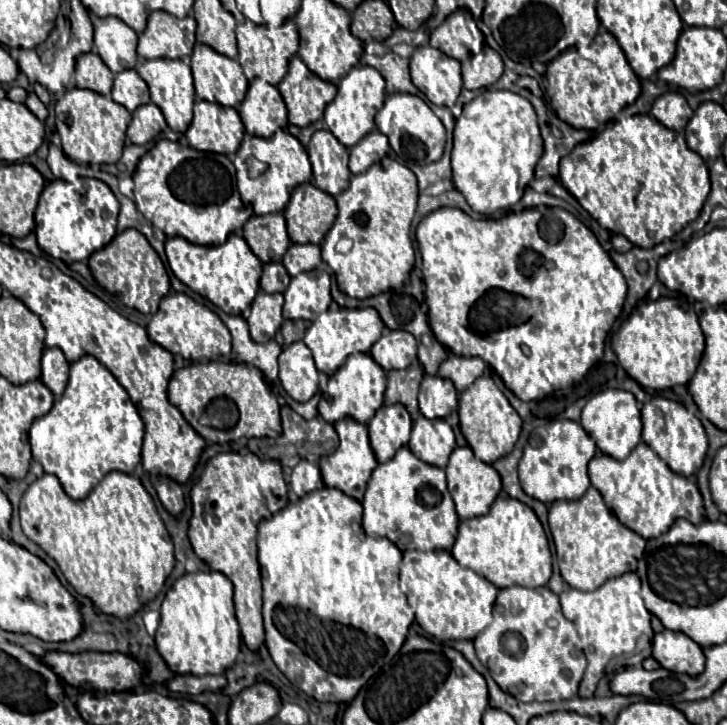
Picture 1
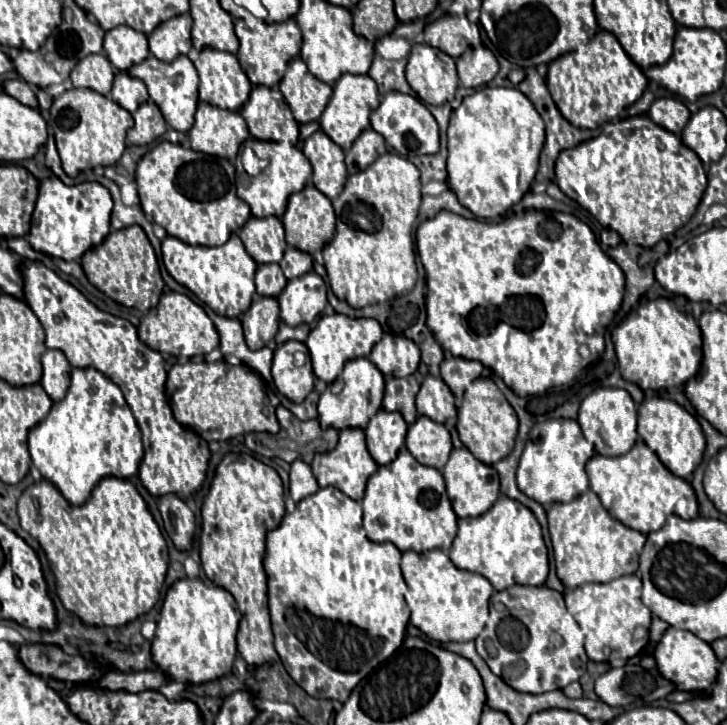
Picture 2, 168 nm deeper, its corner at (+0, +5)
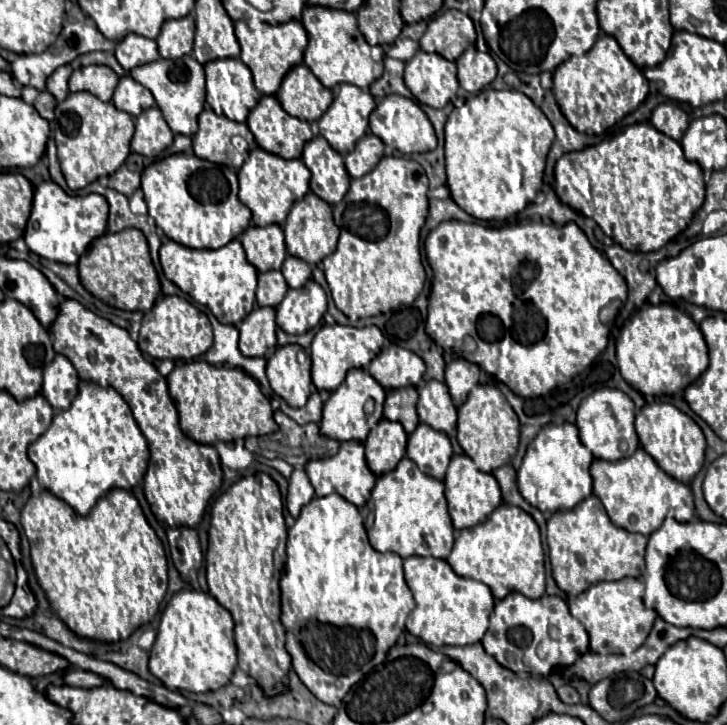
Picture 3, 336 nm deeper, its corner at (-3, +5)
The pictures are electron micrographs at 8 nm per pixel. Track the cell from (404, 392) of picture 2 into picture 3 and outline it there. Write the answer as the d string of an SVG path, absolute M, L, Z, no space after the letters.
M413 386L399 388L399 390L387 390L383 416L391 422L399 422L405 428L405 432L411 434L419 424L415 404L417 404L417 390Z

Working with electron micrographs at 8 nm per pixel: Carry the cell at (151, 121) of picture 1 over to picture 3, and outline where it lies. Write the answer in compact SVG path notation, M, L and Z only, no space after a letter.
M153 106L135 118L135 136L131 150L141 156L159 156L173 142L173 132L167 126L161 110Z

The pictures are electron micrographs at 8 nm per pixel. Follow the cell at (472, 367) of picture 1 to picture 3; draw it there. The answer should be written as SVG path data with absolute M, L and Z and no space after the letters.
M455 358L451 364L447 364L445 384L457 408L467 400L467 394L479 382L479 374L481 374L479 366L475 366L473 362L467 362L465 358Z

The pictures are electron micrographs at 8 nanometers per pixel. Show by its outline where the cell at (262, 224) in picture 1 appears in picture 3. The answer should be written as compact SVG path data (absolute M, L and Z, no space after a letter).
M277 224L265 228L249 226L241 236L241 244L245 248L247 260L257 268L257 272L279 270L287 256L283 230Z

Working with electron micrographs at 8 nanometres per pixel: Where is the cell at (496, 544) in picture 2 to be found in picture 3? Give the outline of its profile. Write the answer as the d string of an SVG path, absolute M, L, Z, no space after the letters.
M501 504L487 522L461 530L453 550L447 558L453 572L461 578L473 578L489 586L495 598L505 598L509 592L521 592L527 598L541 598L545 594L545 566L539 526L517 506Z

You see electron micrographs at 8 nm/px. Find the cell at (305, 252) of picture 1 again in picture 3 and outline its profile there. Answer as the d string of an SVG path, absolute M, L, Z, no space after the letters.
M287 256L281 268L281 274L285 276L285 282L289 288L301 288L311 278L311 268L303 260L295 256Z

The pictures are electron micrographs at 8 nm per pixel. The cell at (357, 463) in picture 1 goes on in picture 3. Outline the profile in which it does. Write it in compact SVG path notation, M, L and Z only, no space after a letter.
M343 442L339 452L331 458L323 458L323 460L309 460L305 464L305 472L315 488L315 496L329 496L331 492L337 492L339 496L343 496L347 502L355 504L357 508L361 508L373 486L375 486L375 474L369 470L367 462L365 462L365 454L363 454L363 444L361 442Z

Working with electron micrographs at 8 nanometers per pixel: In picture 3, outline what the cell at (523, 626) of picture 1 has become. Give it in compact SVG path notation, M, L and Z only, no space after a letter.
M511 592L503 600L495 599L489 630L480 643L501 666L527 676L549 676L555 666L569 666L589 650L587 630L569 614L569 608L561 598L543 596L531 600L519 592Z

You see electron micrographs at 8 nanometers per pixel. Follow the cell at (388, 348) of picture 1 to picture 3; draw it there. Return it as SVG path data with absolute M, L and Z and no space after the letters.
M391 344L373 358L367 372L383 388L397 390L403 386L419 386L423 382L425 362L417 354Z

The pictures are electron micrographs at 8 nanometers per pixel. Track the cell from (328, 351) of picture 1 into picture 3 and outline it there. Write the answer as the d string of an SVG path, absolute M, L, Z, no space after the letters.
M323 326L313 342L311 342L311 380L317 386L317 390L327 390L333 392L339 388L339 384L345 380L347 372L351 368L361 368L365 370L369 362L381 352L383 346L383 334L377 326L367 326L367 328L353 328L353 326Z

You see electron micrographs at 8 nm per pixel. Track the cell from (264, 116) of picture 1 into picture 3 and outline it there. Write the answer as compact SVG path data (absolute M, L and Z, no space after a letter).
M275 96L261 98L259 106L251 110L247 126L259 148L285 160L301 158L305 142L313 138L311 126L305 120L289 116Z

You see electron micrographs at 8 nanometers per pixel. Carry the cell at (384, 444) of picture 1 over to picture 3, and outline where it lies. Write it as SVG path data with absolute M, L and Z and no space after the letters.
M383 418L363 442L369 470L375 476L391 472L405 456L405 444L407 444L407 434L403 426L399 422L389 422Z

